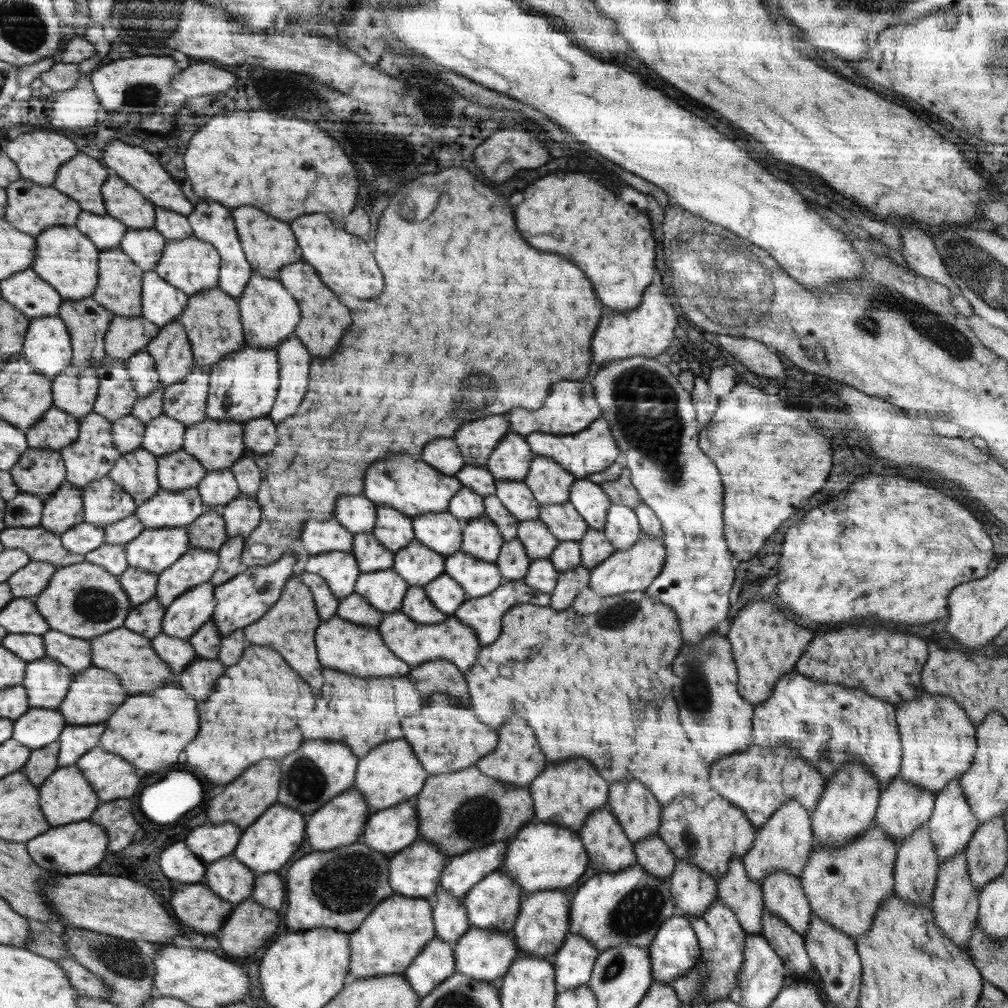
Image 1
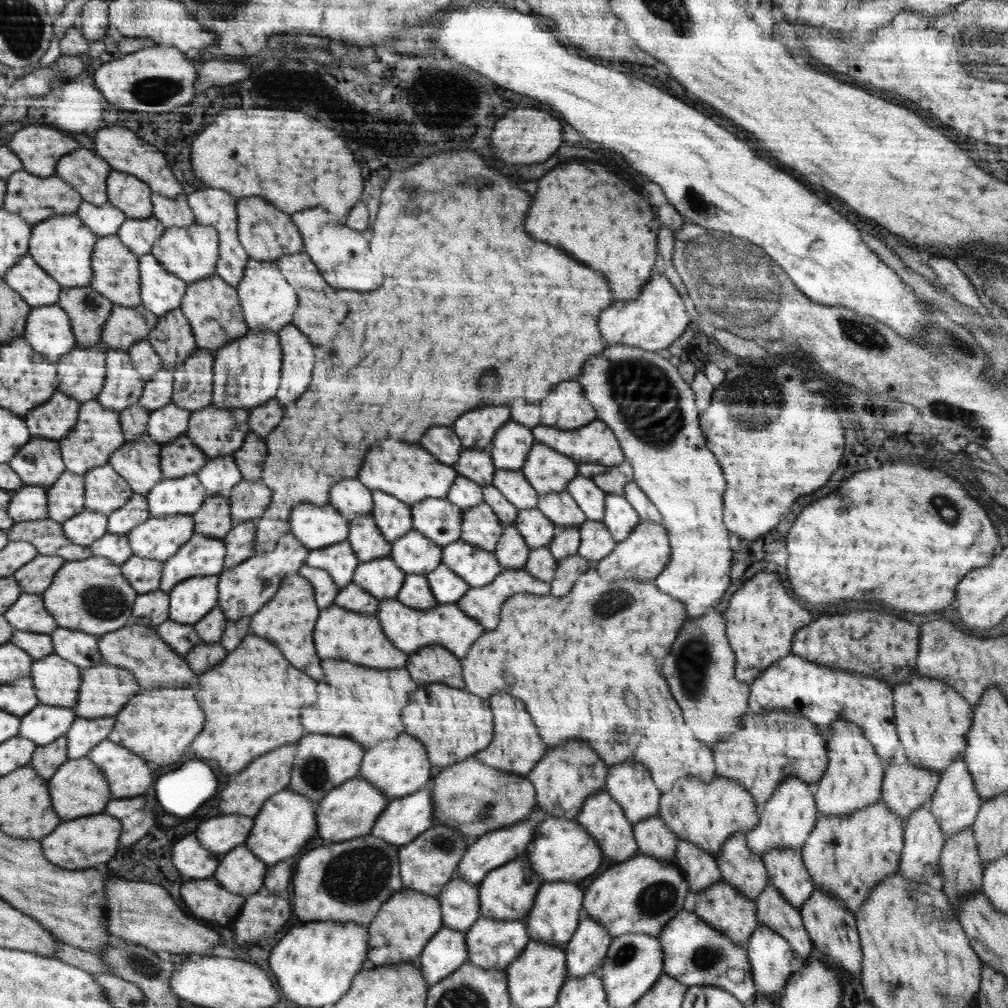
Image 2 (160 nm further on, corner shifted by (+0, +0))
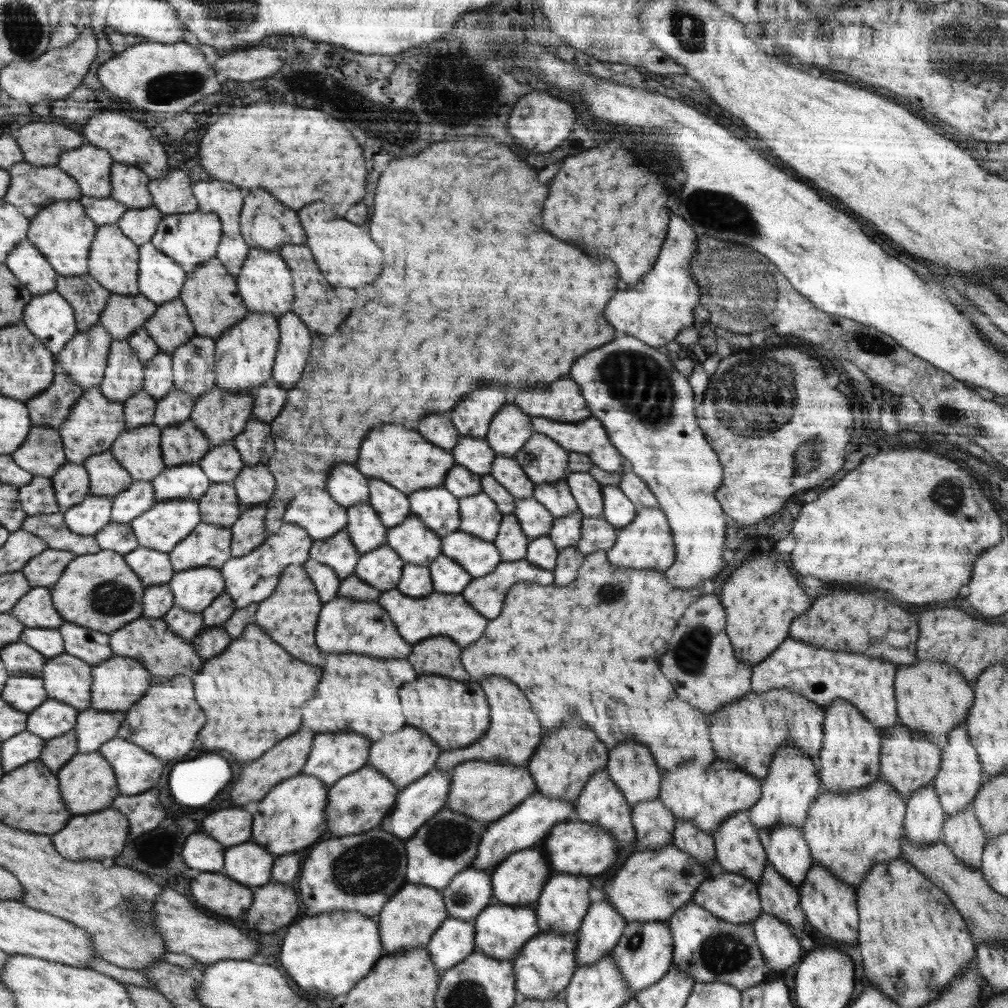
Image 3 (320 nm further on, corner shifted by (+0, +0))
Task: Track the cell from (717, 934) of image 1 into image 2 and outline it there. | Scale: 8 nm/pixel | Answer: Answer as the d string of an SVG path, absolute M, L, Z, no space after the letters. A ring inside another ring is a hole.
M724 880L712 883L704 890L698 891L697 894L689 892L685 898L683 909L695 912L702 921L707 922L714 930L720 931L744 949L758 925L757 904Z

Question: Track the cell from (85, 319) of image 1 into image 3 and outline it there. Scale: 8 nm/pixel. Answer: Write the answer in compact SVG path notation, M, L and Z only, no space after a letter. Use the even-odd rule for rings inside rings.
M88 273L73 277L58 275L55 291L64 294L63 297L74 309L78 333L90 330L91 326L99 322L112 293Z

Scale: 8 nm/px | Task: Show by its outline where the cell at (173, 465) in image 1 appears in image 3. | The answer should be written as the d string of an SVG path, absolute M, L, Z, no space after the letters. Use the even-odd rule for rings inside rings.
M190 419L162 430L166 467L198 463L211 449L207 436Z

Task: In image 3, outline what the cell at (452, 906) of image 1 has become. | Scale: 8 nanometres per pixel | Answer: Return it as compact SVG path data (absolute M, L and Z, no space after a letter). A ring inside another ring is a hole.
M470 866L441 892L452 918L474 920L493 903L493 889L492 873Z

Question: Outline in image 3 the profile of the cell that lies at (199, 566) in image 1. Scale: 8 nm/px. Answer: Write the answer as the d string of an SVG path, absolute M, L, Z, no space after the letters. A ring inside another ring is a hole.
M200 521L196 534L192 534L188 542L180 541L180 546L169 552L173 572L198 567L220 569L233 557L231 540L231 527Z

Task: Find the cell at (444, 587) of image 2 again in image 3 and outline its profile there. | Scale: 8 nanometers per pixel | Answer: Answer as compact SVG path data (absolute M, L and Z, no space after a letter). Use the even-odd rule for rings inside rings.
M443 554L437 556L430 564L429 571L433 590L446 594L461 594L473 579L454 559Z

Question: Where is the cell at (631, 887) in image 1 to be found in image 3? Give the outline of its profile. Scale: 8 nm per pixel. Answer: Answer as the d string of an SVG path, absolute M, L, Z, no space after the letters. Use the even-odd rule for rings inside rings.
M673 843L657 849L643 849L632 853L606 884L605 898L626 919L631 922L668 921L668 919L693 899L695 890L706 879L720 872L719 862L713 859L712 870L705 867L696 857L679 849Z

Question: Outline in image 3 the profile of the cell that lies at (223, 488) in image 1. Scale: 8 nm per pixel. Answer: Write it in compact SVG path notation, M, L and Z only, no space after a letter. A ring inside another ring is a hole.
M228 441L212 447L198 462L211 483L232 484L244 469L242 455L234 441Z

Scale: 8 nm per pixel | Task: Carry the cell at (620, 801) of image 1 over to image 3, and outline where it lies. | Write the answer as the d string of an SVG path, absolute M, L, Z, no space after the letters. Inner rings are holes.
M620 742L609 751L605 769L631 809L642 801L659 798L662 772L649 749L638 742Z

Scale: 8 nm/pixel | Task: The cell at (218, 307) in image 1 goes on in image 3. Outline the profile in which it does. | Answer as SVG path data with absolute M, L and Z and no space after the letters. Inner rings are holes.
M218 259L204 262L192 273L187 273L188 282L184 281L184 294L179 299L187 307L187 313L195 326L195 335L206 336L216 340L227 333L234 325L250 312L239 291L236 277L224 270Z

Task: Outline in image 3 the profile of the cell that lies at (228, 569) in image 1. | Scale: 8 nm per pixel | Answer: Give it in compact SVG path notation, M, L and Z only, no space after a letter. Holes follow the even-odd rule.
M267 504L251 505L251 508L239 513L237 521L231 526L231 555L244 556L252 552L267 539L265 516Z

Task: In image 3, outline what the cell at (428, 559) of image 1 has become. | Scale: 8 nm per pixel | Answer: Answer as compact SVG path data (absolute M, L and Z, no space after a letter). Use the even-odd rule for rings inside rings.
M411 514L407 520L398 526L387 529L387 542L405 563L429 566L437 557L443 554L442 538L433 531L428 525L425 526L416 515Z

